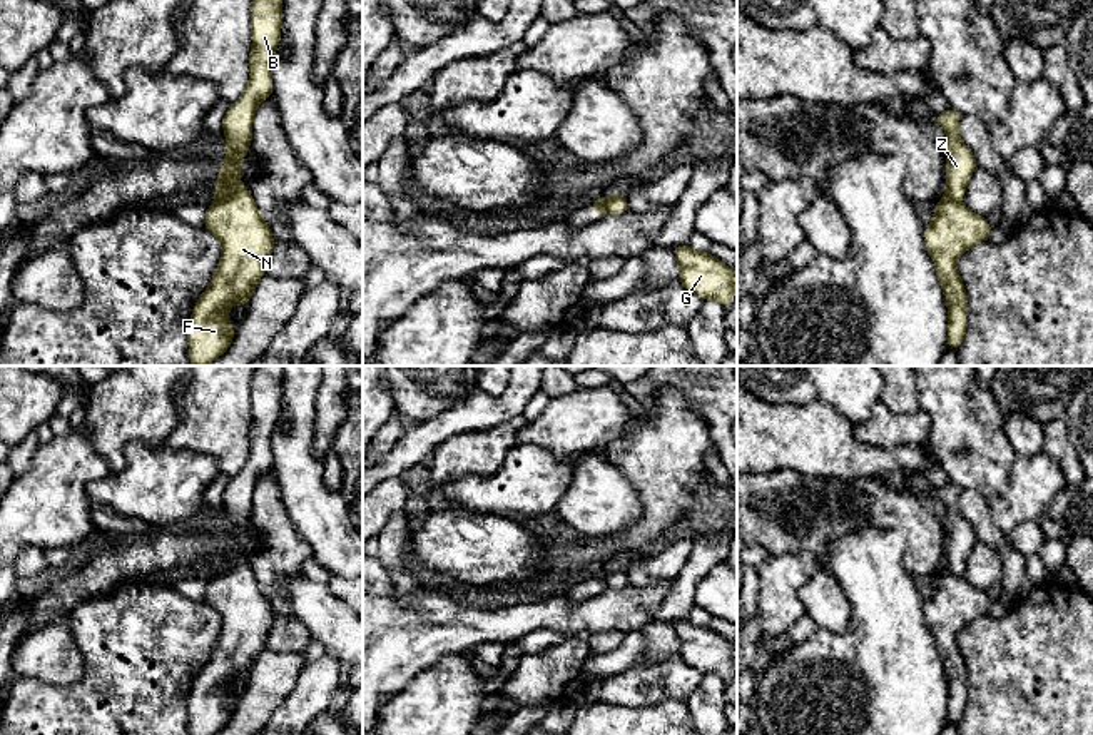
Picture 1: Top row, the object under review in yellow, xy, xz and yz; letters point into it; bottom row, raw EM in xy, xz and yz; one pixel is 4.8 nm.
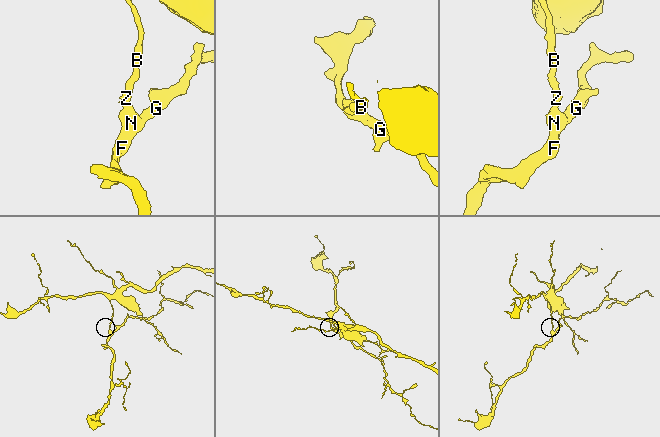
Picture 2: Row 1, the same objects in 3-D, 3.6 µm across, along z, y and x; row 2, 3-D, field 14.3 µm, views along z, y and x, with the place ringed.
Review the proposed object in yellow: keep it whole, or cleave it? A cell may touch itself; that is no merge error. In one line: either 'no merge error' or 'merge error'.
merge error

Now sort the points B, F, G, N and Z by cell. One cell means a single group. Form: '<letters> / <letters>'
B Z / F G N

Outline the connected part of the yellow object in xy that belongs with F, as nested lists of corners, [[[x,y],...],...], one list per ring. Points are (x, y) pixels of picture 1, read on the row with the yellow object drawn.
[[[239,182],[229,197],[207,207],[204,227],[219,239],[222,256],[209,287],[191,314],[191,366],[207,366],[227,351],[236,334],[227,321],[227,311],[234,304],[249,304],[276,246],[249,189]]]

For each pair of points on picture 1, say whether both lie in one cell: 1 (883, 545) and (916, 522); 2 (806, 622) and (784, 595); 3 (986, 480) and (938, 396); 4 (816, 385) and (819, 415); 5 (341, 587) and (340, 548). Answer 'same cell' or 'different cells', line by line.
1: different cells
2: different cells
3: same cell
4: different cells
5: different cells

